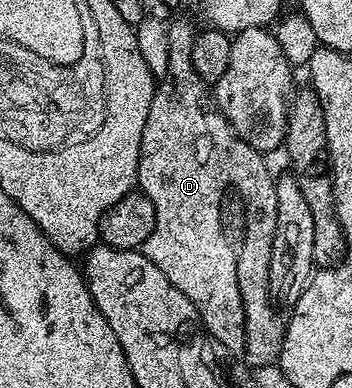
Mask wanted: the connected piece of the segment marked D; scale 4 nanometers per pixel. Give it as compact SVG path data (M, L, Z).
M173 17L167 23L169 60L164 74L156 82L156 91L150 100L150 112L146 115L146 128L142 128L142 144L140 145L136 180L139 193L145 194L150 200L150 204L154 204L154 232L150 232L150 236L145 240L142 253L161 270L162 276L166 276L166 280L170 280L170 284L174 284L174 288L178 288L178 292L182 292L182 296L186 296L186 300L190 300L190 304L194 304L203 329L209 335L212 333L237 358L237 363L243 364L245 367L270 365L279 359L282 340L286 333L285 323L282 318L280 322L279 316L276 315L277 307L272 301L272 295L268 293L270 248L274 244L274 228L278 224L276 178L268 171L268 166L264 163L265 155L237 136L232 125L226 120L226 116L216 109L213 99L210 97L209 87L198 76L198 72L194 72L194 63L191 60L191 44L198 33L197 27L192 27L184 18L175 18Z

